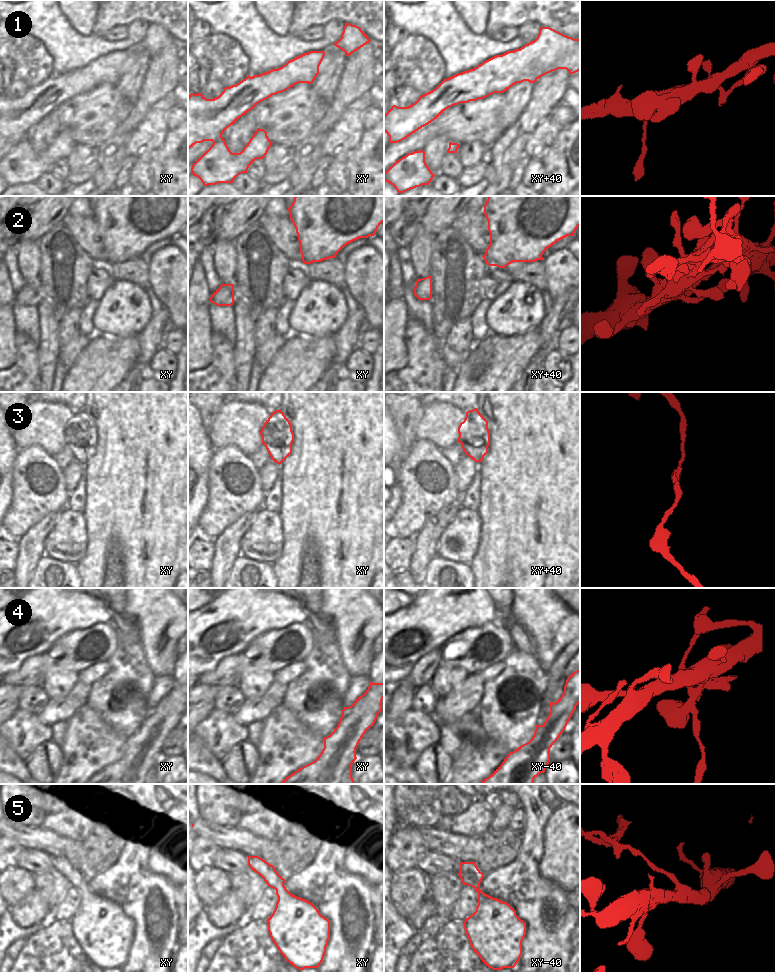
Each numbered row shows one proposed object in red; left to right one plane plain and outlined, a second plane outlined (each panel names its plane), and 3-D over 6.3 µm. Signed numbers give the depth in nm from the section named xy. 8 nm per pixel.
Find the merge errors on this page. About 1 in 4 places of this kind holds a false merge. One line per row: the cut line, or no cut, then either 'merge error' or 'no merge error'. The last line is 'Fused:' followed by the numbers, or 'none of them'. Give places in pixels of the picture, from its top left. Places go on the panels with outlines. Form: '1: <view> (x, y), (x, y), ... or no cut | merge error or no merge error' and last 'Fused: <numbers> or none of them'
1: no cut | no merge error
2: no cut | no merge error
3: no cut | no merge error
4: xy (352, 704), (350, 737), (338, 758), (342, 773), (339, 783) | merge error
5: xy (284, 886), (276, 890) | merge error
Fused: 4, 5

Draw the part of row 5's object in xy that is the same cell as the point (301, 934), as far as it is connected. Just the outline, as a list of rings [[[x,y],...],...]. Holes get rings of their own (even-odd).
[[[285,886],[276,895],[276,907],[266,920],[272,941],[295,968],[318,968],[330,939],[330,921],[314,904],[291,894]]]

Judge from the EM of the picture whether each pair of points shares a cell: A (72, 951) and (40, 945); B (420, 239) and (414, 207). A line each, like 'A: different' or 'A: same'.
A: same
B: different

